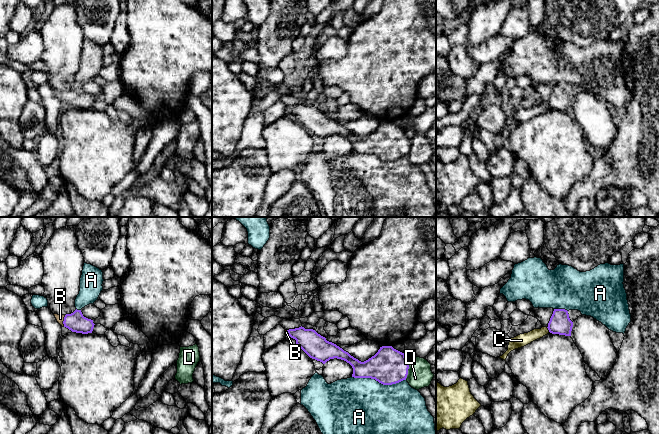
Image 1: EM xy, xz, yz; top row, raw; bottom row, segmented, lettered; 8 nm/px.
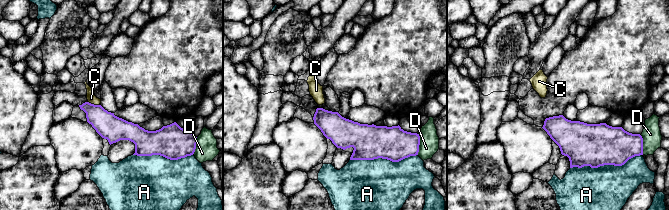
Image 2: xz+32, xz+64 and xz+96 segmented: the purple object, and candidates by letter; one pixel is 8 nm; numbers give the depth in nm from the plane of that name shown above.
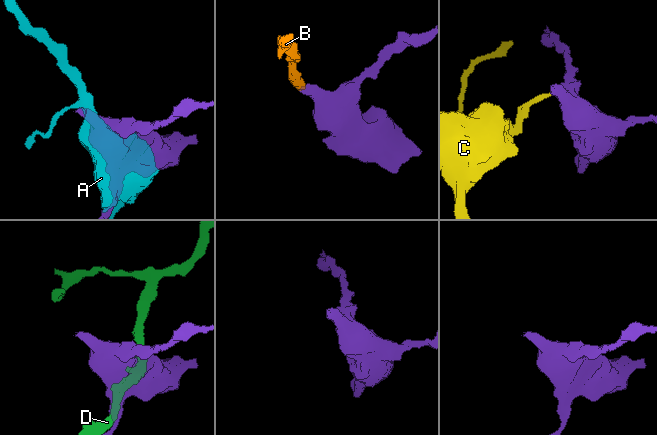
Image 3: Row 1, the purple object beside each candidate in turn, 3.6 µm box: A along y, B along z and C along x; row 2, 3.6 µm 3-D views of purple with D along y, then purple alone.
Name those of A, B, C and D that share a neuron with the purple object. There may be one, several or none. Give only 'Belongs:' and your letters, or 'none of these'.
Belongs: B

